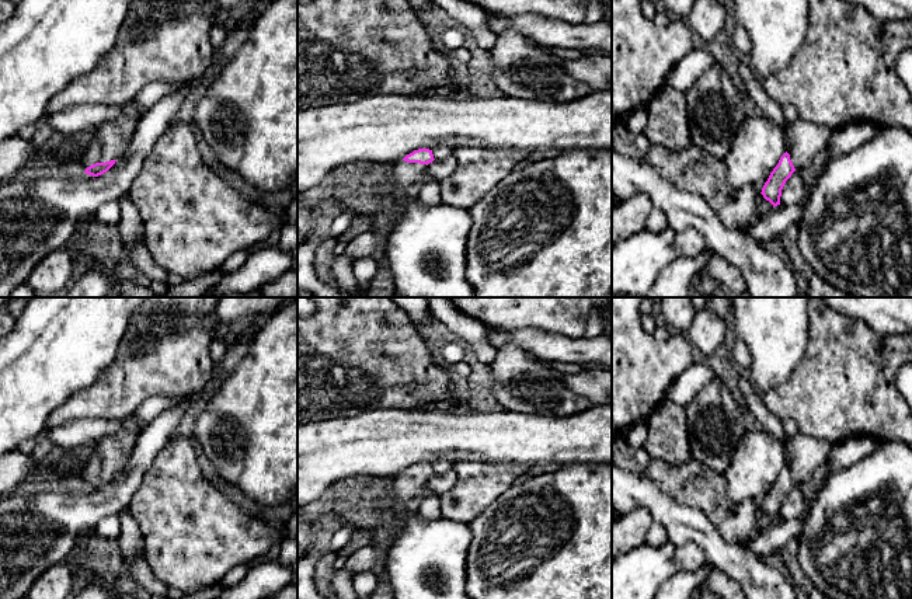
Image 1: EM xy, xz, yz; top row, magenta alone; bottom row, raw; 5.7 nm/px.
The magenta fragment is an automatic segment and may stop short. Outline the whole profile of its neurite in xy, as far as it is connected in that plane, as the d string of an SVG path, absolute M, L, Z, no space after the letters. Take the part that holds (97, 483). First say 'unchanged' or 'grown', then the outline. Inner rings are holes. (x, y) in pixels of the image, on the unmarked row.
grown | M129 422L119 432L107 432L98 439L81 469L80 483L93 491L107 487L128 463L143 428Z

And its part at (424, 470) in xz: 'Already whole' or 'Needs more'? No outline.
Needs more

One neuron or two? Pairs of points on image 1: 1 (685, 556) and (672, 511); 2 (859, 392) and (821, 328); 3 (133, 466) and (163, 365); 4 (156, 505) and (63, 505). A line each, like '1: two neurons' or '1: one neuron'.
1: two neurons
2: one neuron
3: two neurons
4: two neurons

